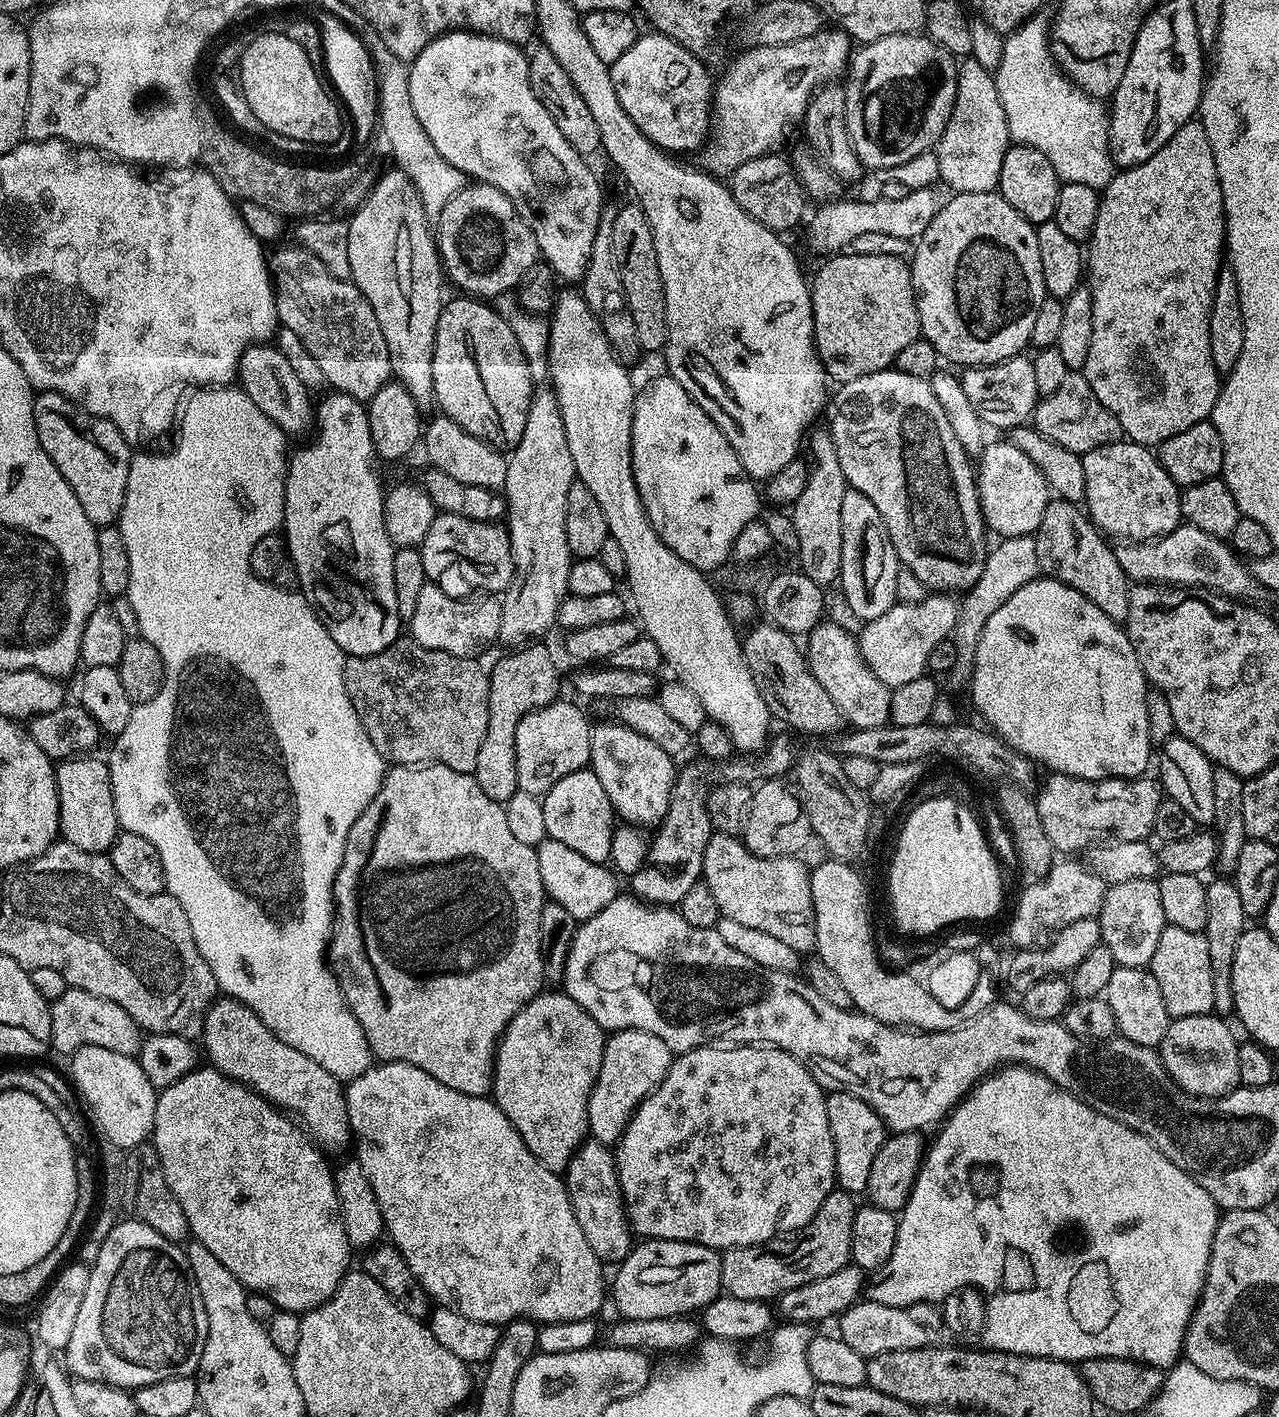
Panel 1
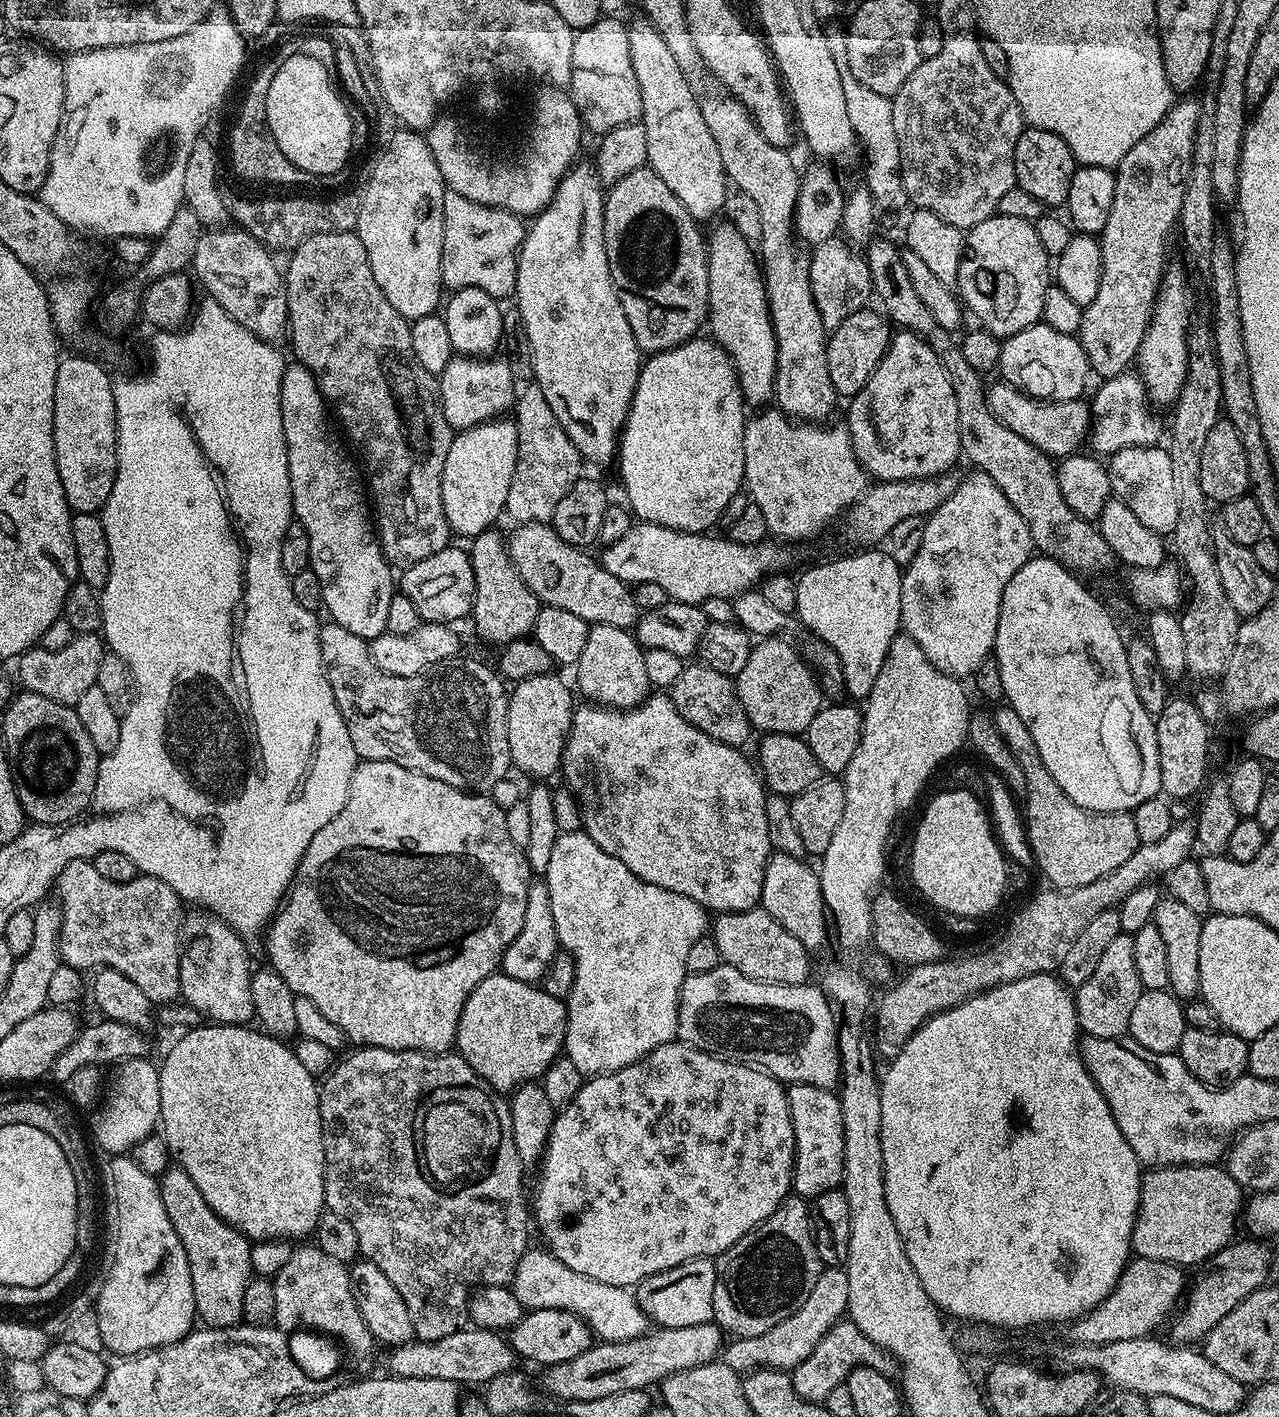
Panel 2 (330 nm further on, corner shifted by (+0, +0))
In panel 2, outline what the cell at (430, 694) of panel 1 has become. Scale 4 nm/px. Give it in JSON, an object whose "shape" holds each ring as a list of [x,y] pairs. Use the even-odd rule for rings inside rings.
{"shape":[[[335,622],[320,624],[320,657],[324,663],[324,673],[328,675],[328,681],[332,687],[332,693],[336,699],[338,710],[346,722],[346,730],[350,730],[350,742],[354,746],[357,757],[360,760],[385,760],[394,762],[398,766],[406,766],[415,772],[426,774],[438,782],[446,782],[446,786],[458,788],[461,792],[474,792],[477,794],[487,793],[498,781],[505,779],[509,775],[508,768],[512,764],[512,755],[508,745],[508,698],[509,693],[504,692],[505,681],[501,679],[495,671],[492,672],[484,664],[479,664],[476,660],[460,660],[457,664],[446,666],[436,666],[431,670],[417,673],[415,676],[392,676],[384,672],[372,660],[369,652],[369,641],[350,634],[342,625]]]}

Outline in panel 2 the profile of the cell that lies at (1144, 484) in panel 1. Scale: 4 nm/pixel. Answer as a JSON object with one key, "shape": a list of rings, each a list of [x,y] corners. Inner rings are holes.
{"shape":[[[1135,444],[1111,453],[1106,467],[1109,476],[1111,495],[1126,502],[1130,510],[1150,530],[1161,534],[1171,534],[1177,521],[1177,496],[1173,491],[1172,468],[1167,447],[1150,444]]]}

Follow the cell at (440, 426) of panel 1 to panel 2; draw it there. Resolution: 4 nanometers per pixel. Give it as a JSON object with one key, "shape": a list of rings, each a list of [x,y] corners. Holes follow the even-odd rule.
{"shape":[[[463,354],[452,358],[438,375],[438,399],[440,409],[453,430],[477,428],[479,424],[495,421],[514,404],[512,368],[504,360],[473,358]]]}

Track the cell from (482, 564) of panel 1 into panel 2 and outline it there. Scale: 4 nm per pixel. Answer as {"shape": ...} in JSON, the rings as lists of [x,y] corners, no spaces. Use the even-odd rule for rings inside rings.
{"shape":[[[455,546],[438,550],[422,562],[407,565],[403,569],[403,595],[408,596],[410,602],[418,610],[421,621],[429,624],[448,624],[452,620],[460,620],[472,611],[472,599],[476,596],[476,583],[472,569],[472,557]]]}

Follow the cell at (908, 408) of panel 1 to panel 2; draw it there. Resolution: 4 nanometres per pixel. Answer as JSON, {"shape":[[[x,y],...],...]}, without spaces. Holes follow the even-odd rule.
{"shape":[[[900,330],[889,339],[888,349],[880,359],[880,365],[847,404],[846,427],[852,439],[852,449],[865,472],[877,481],[935,478],[947,473],[956,456],[958,460],[961,455],[958,402],[954,402],[950,378],[934,350],[930,350],[928,343],[912,332]]]}

